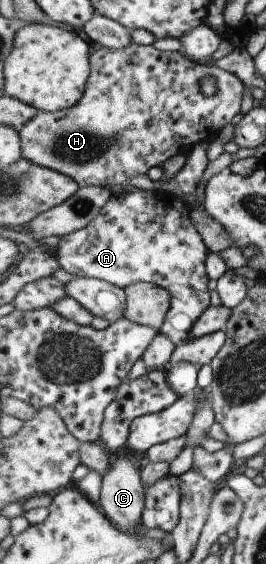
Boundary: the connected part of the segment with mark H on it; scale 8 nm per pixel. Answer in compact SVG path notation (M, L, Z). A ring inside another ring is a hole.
M137 43L121 50L102 47L92 54L91 79L80 103L64 111L40 111L20 131L22 154L36 164L72 177L80 189L124 186L128 178L152 172L156 166L162 168L174 156L190 156L195 144L215 140L220 130L228 126L236 114L240 114L242 94L244 81L239 76L216 65L194 62L184 56L182 50L161 52L156 46ZM206 76L212 76L218 82L218 92L214 96L206 96L202 92L200 82Z

